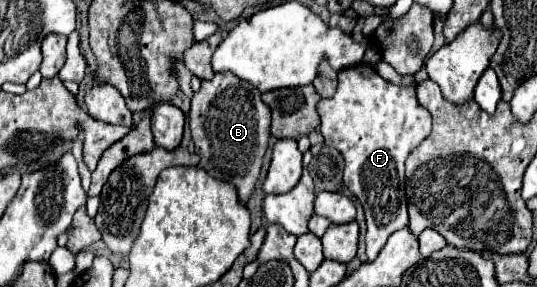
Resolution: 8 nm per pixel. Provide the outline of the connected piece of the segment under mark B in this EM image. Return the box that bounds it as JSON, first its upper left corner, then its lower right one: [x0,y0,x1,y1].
[189,71,271,205]

